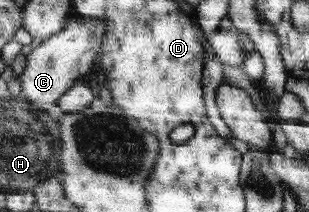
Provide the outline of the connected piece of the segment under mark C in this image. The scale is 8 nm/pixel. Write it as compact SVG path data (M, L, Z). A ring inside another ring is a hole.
M75 16L68 21L67 28L33 48L27 55L26 66L19 76L26 101L44 111L57 112L56 100L72 88L72 82L90 72L98 52L102 52L105 22L101 18L86 18L80 22Z

